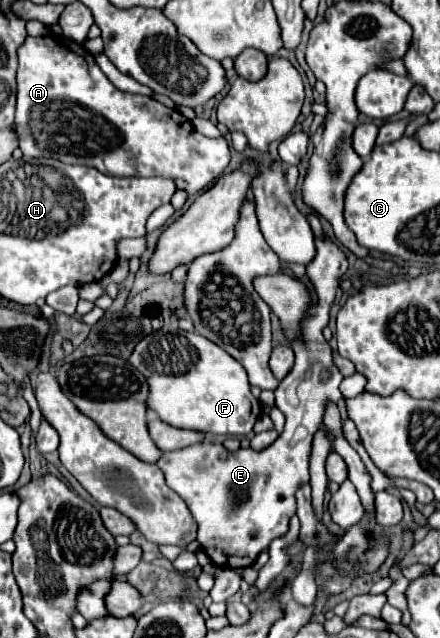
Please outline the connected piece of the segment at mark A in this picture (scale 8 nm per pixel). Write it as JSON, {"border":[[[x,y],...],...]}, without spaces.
{"border":[[[28,36],[26,42],[18,48],[18,60],[20,60],[20,66],[18,66],[18,106],[16,106],[16,132],[20,136],[20,150],[24,152],[24,156],[30,156],[30,158],[56,158],[64,164],[84,164],[84,166],[94,166],[98,168],[100,172],[106,174],[106,168],[104,168],[104,154],[108,150],[114,150],[114,148],[124,148],[126,152],[130,152],[134,156],[134,162],[130,162],[130,166],[134,166],[134,176],[162,176],[162,178],[170,178],[174,180],[176,188],[178,190],[184,190],[188,192],[188,196],[192,194],[198,194],[202,192],[210,180],[214,180],[216,176],[220,176],[224,172],[224,168],[228,166],[230,162],[231,154],[229,150],[229,145],[224,138],[206,138],[206,136],[200,136],[192,124],[178,112],[178,110],[170,110],[166,106],[162,106],[160,102],[156,102],[154,98],[146,98],[146,96],[138,96],[138,94],[128,94],[128,92],[122,92],[118,90],[108,78],[106,74],[98,68],[94,56],[84,50],[82,44],[74,42],[74,40],[68,40],[64,36],[42,36],[42,38],[32,38]]]}

